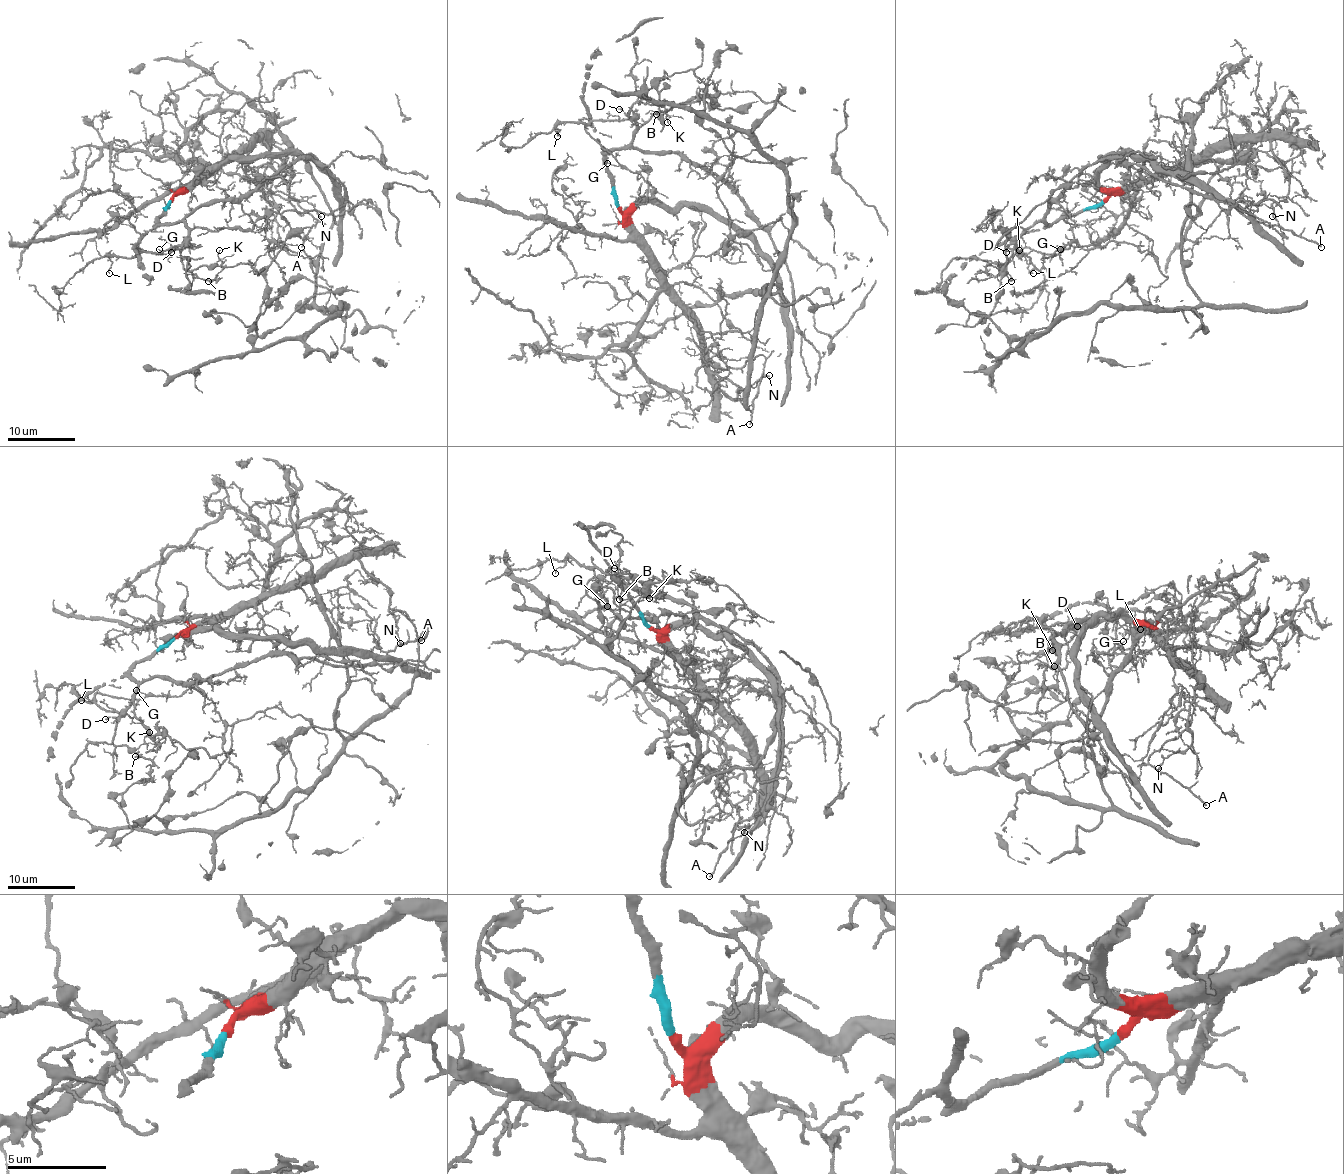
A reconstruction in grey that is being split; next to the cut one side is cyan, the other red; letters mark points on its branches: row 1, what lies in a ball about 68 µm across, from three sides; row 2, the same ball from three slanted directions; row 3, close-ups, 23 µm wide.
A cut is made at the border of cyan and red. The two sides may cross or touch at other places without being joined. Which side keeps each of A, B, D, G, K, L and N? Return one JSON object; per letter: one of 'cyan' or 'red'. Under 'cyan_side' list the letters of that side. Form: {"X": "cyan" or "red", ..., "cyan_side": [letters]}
{"A": "red", "B": "cyan", "D": "cyan", "G": "cyan", "K": "cyan", "L": "cyan", "N": "red", "cyan_side": ["B", "D", "G", "K", "L"]}

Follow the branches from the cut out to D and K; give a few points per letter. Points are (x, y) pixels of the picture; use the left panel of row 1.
D: (170, 201), (158, 220), (167, 223), (182, 222), (187, 230), (184, 244), (170, 252)
K: (170, 201), (158, 220), (184, 223), (187, 235), (180, 256), (182, 266), (189, 269), (216, 264), (219, 251)

